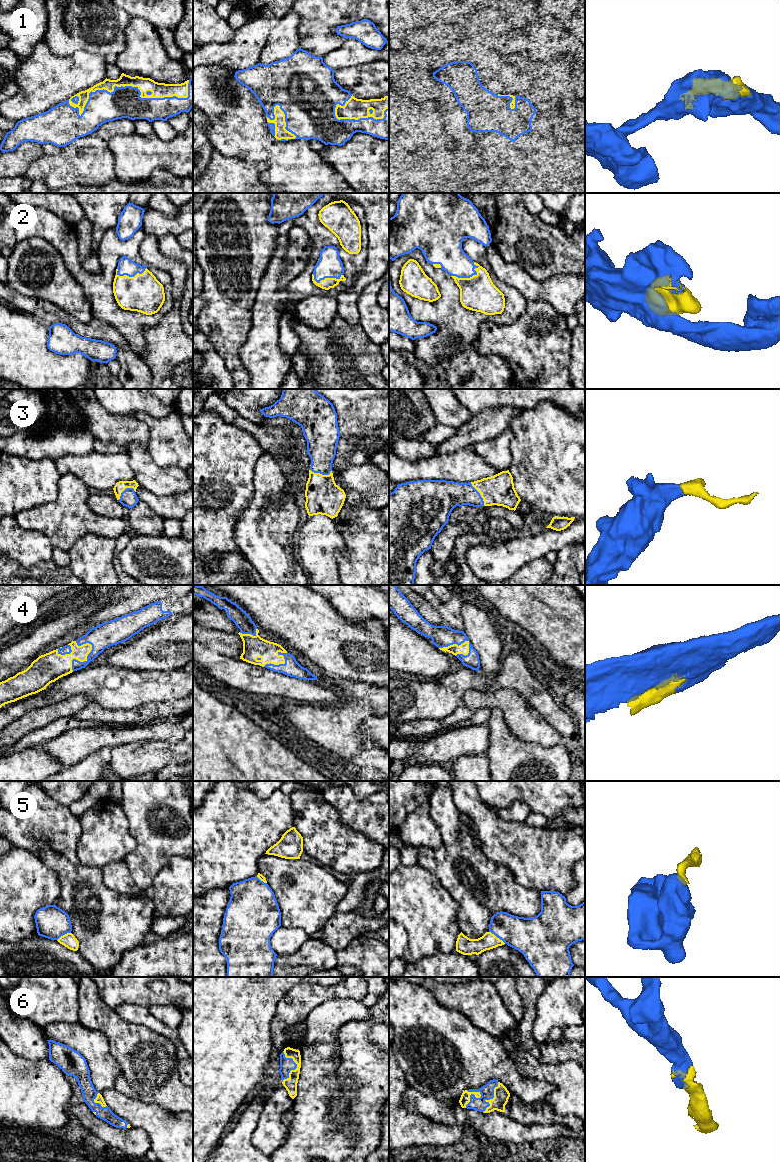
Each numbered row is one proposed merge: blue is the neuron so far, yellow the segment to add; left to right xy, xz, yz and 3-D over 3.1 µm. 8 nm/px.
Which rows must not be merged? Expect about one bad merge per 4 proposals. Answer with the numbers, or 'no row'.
5

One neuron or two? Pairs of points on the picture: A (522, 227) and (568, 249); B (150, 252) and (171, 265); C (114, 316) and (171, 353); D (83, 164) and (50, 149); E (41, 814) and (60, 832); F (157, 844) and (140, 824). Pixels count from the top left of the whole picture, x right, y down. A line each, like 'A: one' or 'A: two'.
A: one
B: one
C: two
D: two
E: one
F: one

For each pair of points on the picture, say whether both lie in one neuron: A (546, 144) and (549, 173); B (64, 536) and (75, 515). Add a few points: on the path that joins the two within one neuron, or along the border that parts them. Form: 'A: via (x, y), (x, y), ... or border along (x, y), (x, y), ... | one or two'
A: border along (555, 142), (545, 151), (524, 149) | two
B: via (64, 531), (64, 526), (70, 520) | one

